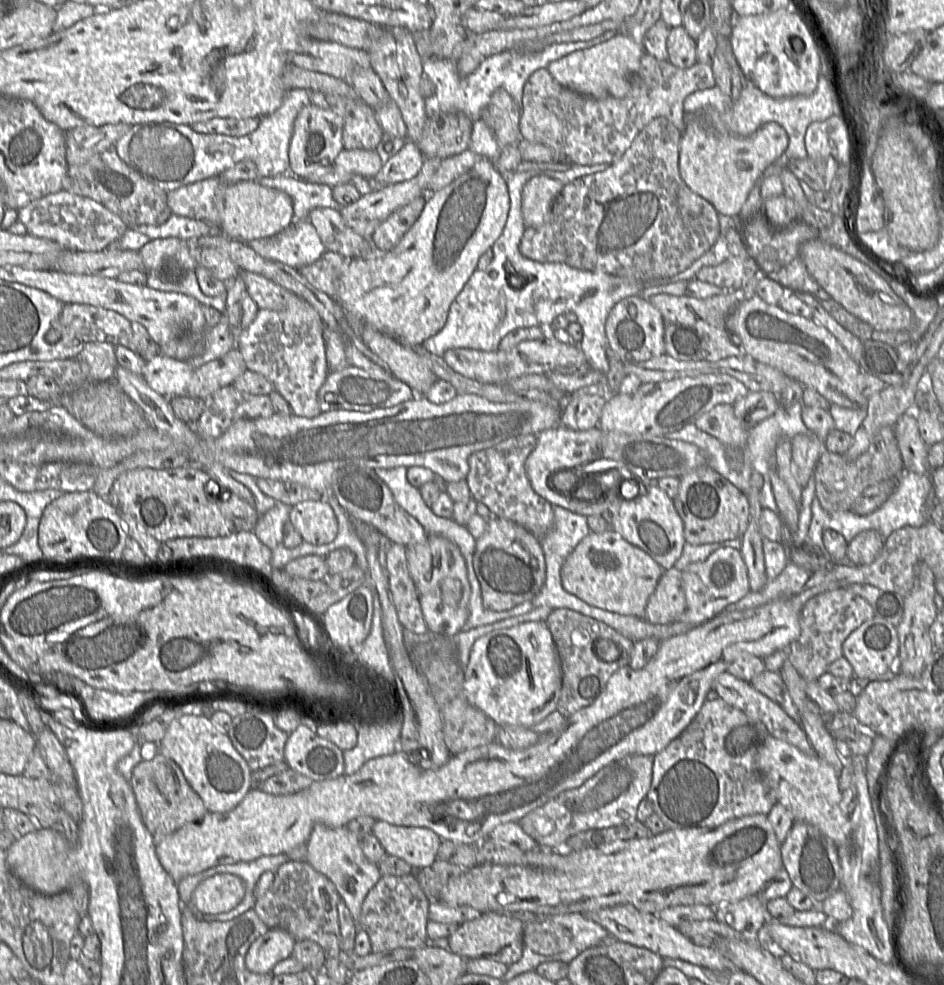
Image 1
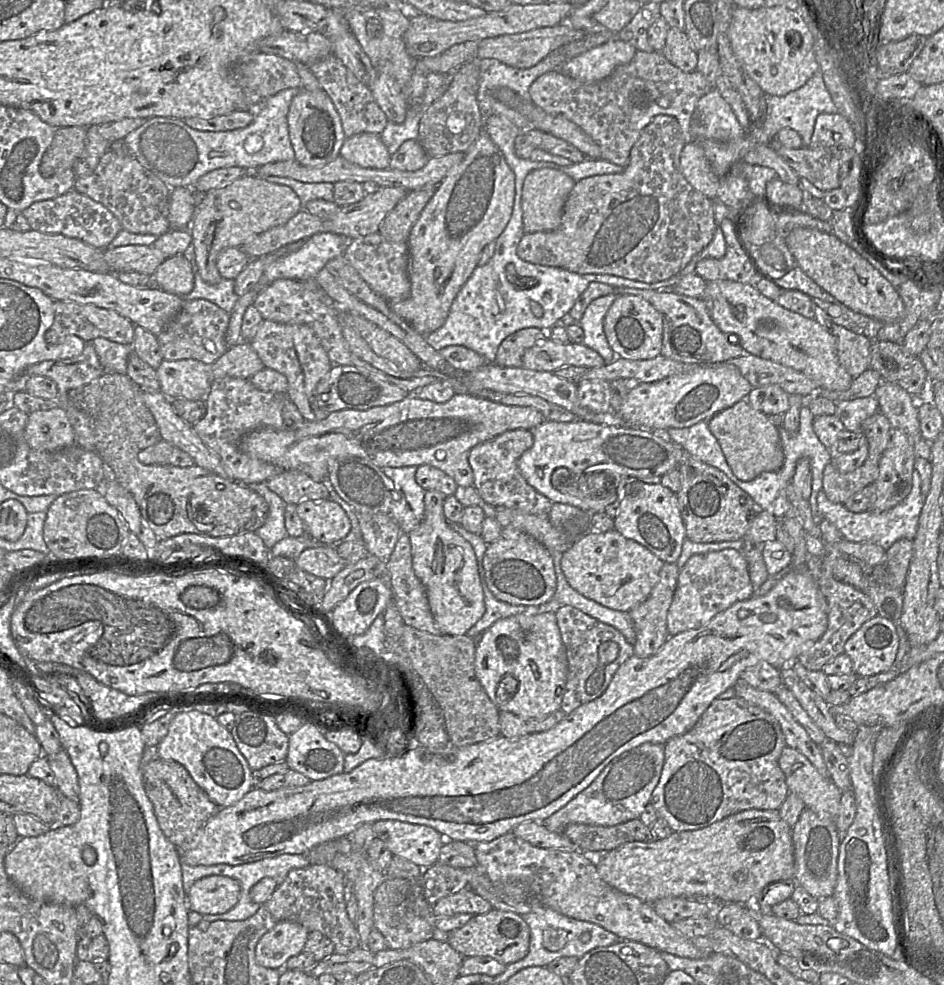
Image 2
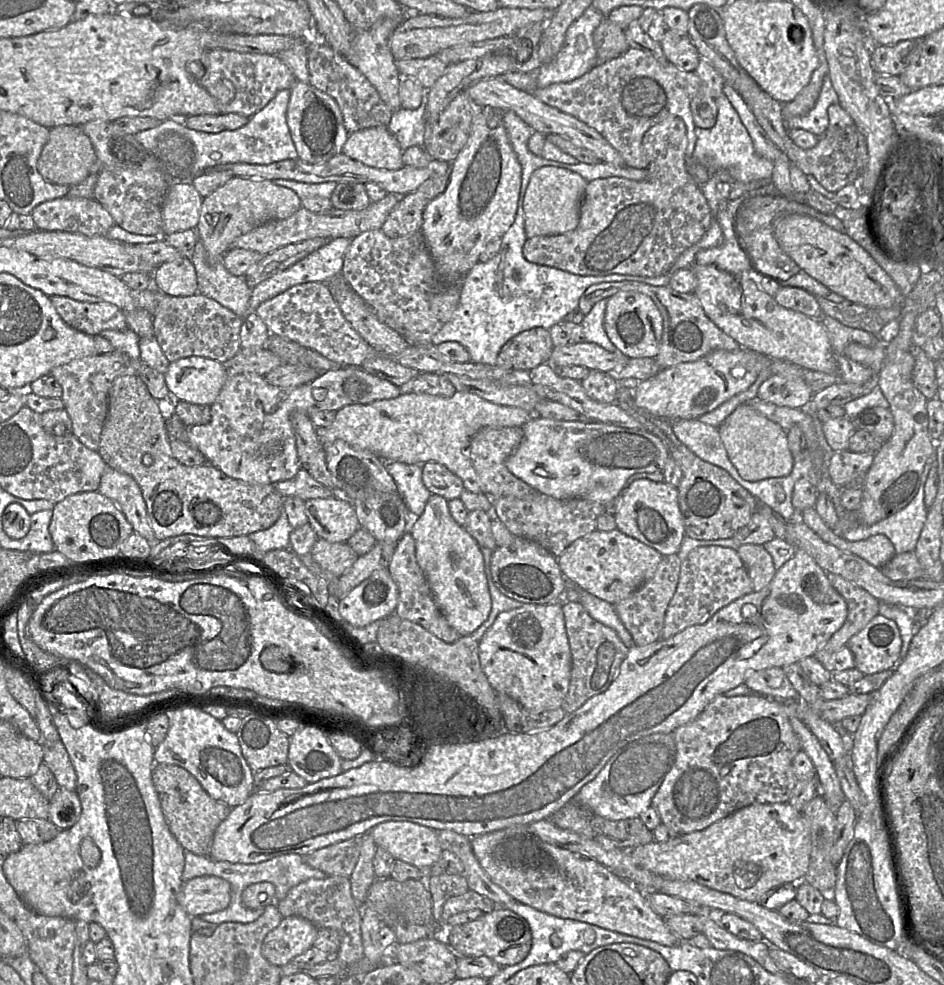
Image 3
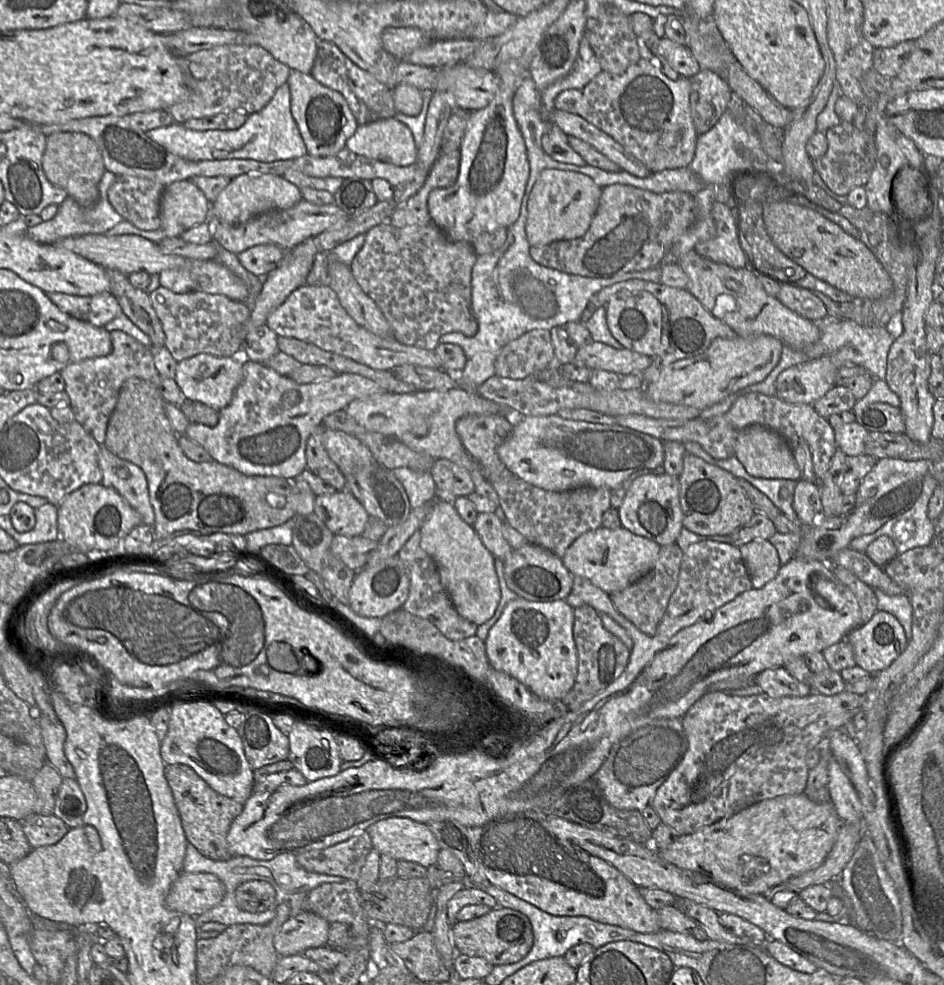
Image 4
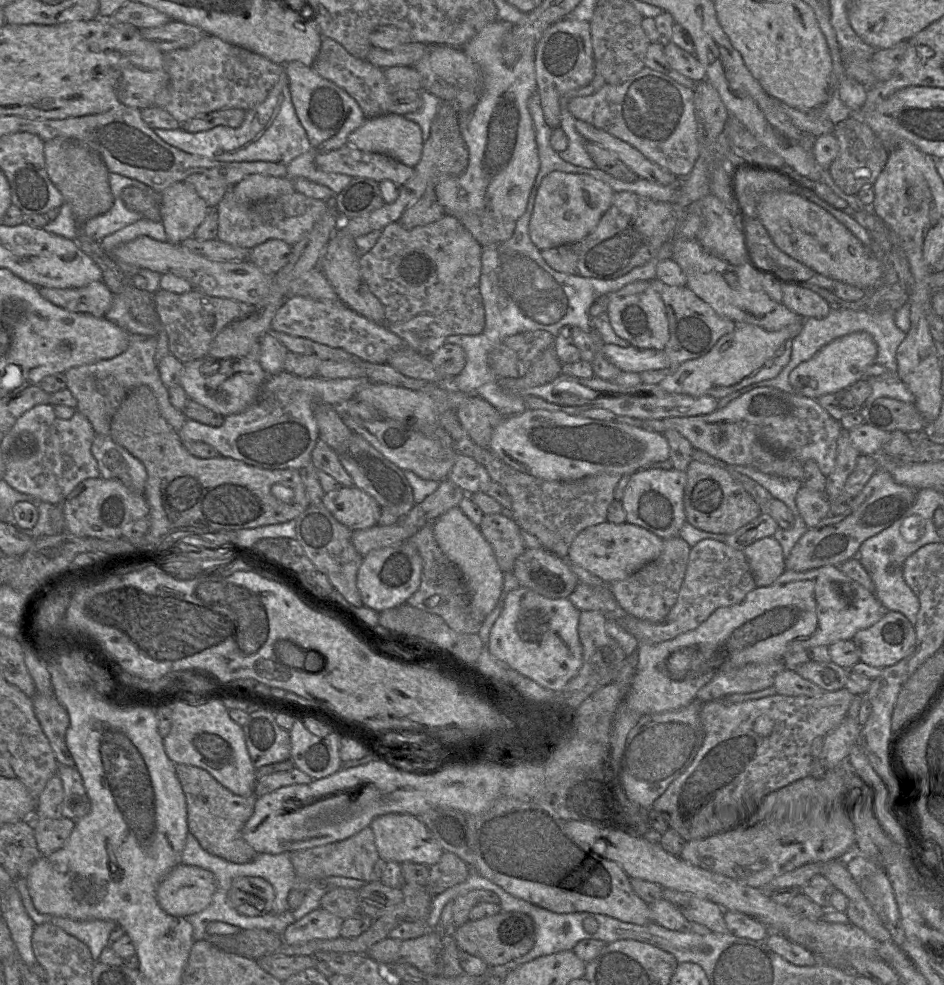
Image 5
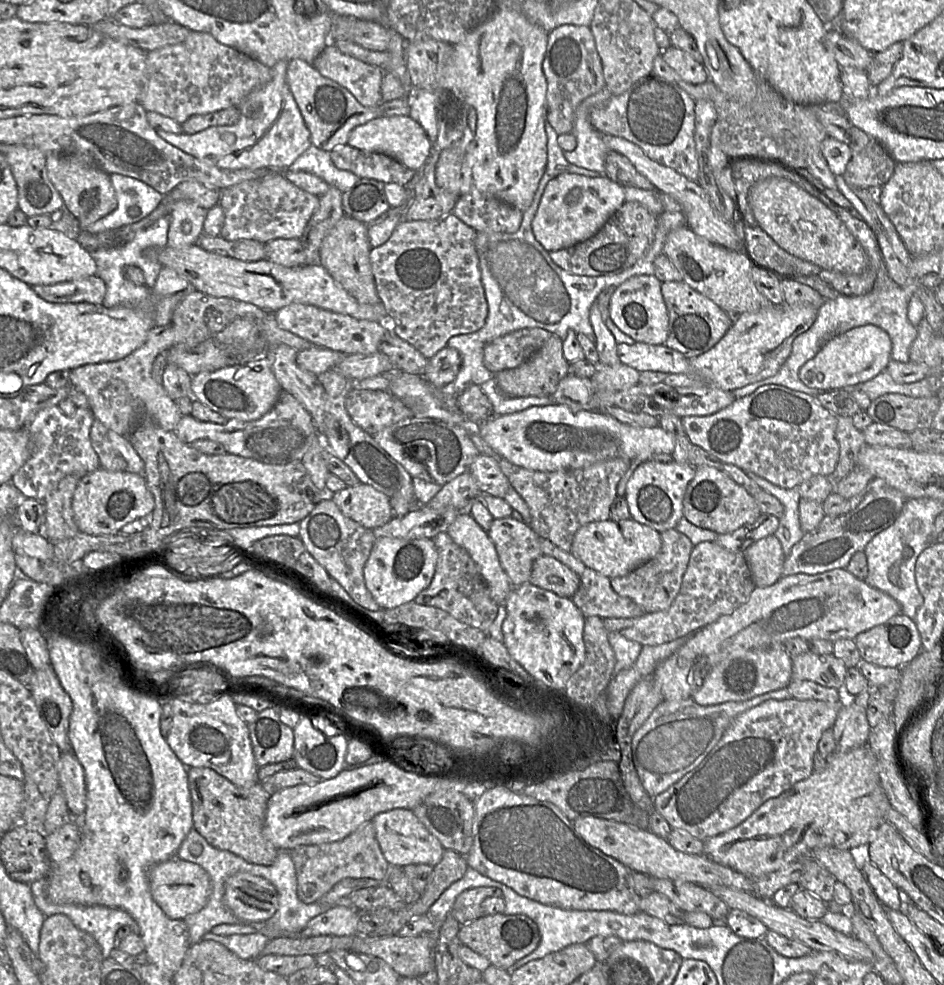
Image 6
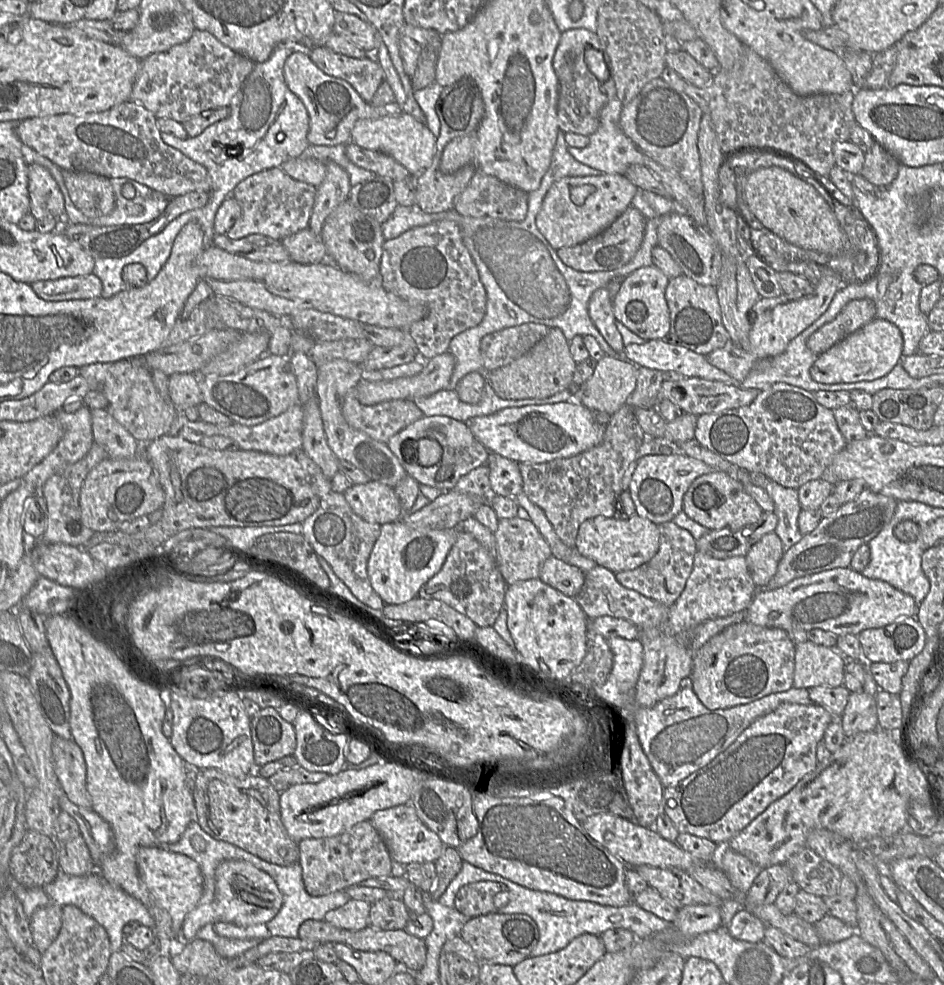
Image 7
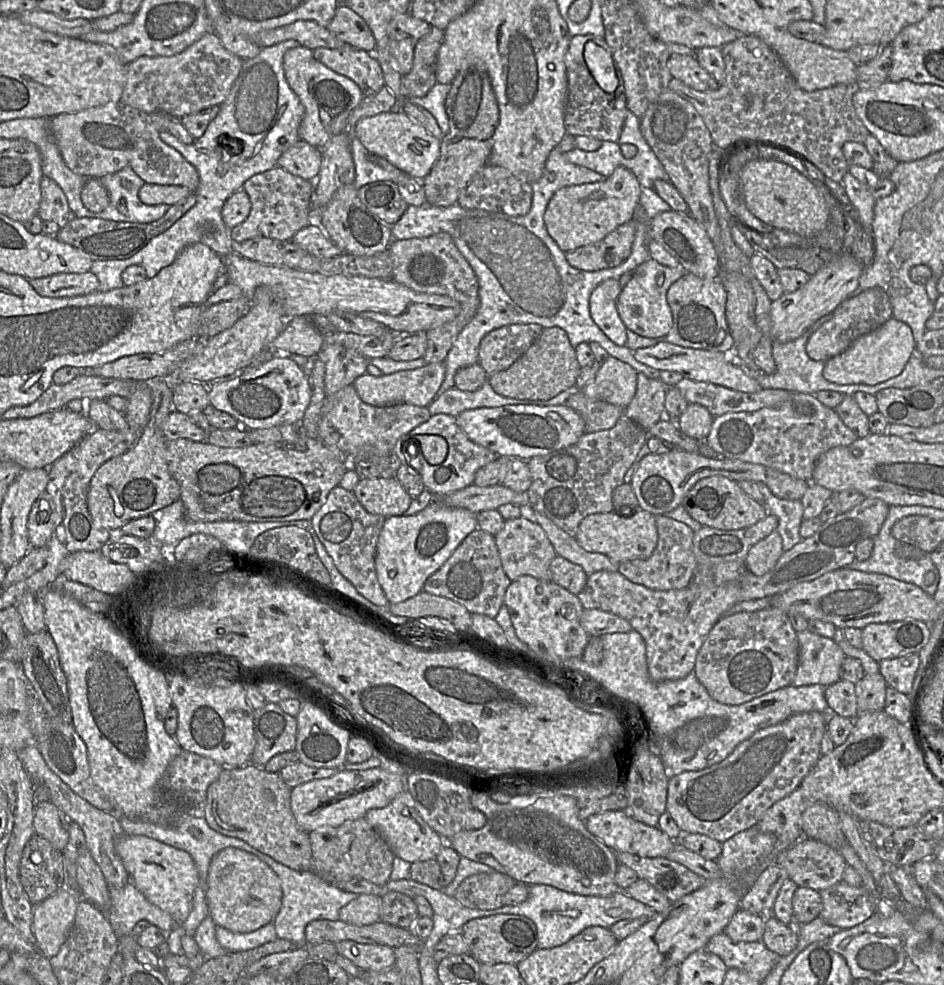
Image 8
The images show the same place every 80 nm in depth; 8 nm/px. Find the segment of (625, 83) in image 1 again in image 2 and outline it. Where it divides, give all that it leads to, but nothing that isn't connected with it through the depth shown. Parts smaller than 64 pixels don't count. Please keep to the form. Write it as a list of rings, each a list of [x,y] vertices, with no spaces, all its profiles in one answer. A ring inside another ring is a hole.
[[[611,39],[565,61],[559,71],[579,81],[599,81],[617,66],[628,63],[636,51],[634,46],[621,39]]]

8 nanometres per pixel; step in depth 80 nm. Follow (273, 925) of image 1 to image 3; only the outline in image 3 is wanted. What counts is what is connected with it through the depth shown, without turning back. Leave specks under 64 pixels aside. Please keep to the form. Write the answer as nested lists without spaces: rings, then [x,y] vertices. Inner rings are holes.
[[[326,876],[322,879],[311,878],[294,886],[286,897],[275,905],[283,918],[298,916],[312,922],[316,927],[330,928],[338,932],[340,946],[336,957],[346,964],[353,964],[364,957],[361,937],[360,906],[356,904],[349,877]]]

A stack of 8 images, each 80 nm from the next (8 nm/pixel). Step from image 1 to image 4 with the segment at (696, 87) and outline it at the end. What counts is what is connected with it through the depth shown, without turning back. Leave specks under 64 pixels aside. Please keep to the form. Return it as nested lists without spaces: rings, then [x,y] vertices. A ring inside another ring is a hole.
[[[640,58],[622,74],[611,74],[605,71],[598,73],[581,89],[568,89],[558,94],[554,108],[576,114],[596,126],[639,160],[650,172],[689,167],[696,151],[698,134],[692,121],[690,111],[691,81],[680,76],[671,80],[649,61]],[[682,130],[681,141],[673,151],[665,151],[660,146],[660,139],[665,132]]]

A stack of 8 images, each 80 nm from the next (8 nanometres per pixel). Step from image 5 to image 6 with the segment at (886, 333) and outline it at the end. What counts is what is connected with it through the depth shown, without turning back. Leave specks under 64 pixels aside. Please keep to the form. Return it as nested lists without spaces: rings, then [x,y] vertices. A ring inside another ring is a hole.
[[[882,259],[881,269],[877,274],[874,286],[869,293],[861,296],[846,296],[840,294],[834,299],[825,300],[824,304],[818,310],[814,323],[808,330],[801,333],[793,340],[791,353],[779,371],[771,377],[732,391],[733,395],[735,398],[740,398],[753,393],[759,387],[770,384],[779,384],[789,389],[817,397],[822,391],[810,388],[800,380],[800,368],[808,360],[812,359],[831,338],[843,334],[852,328],[868,324],[880,327],[889,335],[892,344],[891,360],[904,363],[908,362],[909,350],[916,339],[918,332],[917,327],[911,324],[907,316],[908,304],[915,292],[915,285],[902,287],[894,282],[889,277]]]

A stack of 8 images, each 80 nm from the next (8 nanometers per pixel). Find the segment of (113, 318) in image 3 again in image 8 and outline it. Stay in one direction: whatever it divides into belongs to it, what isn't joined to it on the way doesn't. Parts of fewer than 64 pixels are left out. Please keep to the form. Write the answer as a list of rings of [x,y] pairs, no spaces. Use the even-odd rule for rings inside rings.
[[[88,271],[85,273],[58,273],[48,277],[30,280],[35,291],[50,298],[76,297],[98,291],[97,276]]]

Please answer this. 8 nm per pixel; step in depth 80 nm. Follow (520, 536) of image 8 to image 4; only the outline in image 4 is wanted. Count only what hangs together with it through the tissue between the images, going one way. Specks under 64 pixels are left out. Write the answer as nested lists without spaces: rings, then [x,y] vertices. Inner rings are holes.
[[[484,512],[478,513],[476,521],[472,525],[484,546],[494,558],[503,561],[512,551],[512,547],[502,534],[504,523],[505,521],[499,518],[495,512]]]

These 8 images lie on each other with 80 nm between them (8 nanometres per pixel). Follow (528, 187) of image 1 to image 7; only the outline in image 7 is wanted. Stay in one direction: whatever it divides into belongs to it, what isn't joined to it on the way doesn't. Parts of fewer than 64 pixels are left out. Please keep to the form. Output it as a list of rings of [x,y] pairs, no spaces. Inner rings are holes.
[[[623,174],[570,176],[555,182],[546,193],[536,217],[536,226],[555,249],[575,246],[609,227],[628,207],[638,188]]]

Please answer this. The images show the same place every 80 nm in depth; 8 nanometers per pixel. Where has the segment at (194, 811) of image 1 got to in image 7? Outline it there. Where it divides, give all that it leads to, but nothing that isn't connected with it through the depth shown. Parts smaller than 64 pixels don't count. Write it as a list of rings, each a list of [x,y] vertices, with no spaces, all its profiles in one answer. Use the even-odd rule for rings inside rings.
[[[214,768],[197,772],[192,790],[196,820],[212,838],[233,844],[279,866],[299,863],[298,842],[285,829],[280,815],[280,792],[258,774],[234,777]]]

